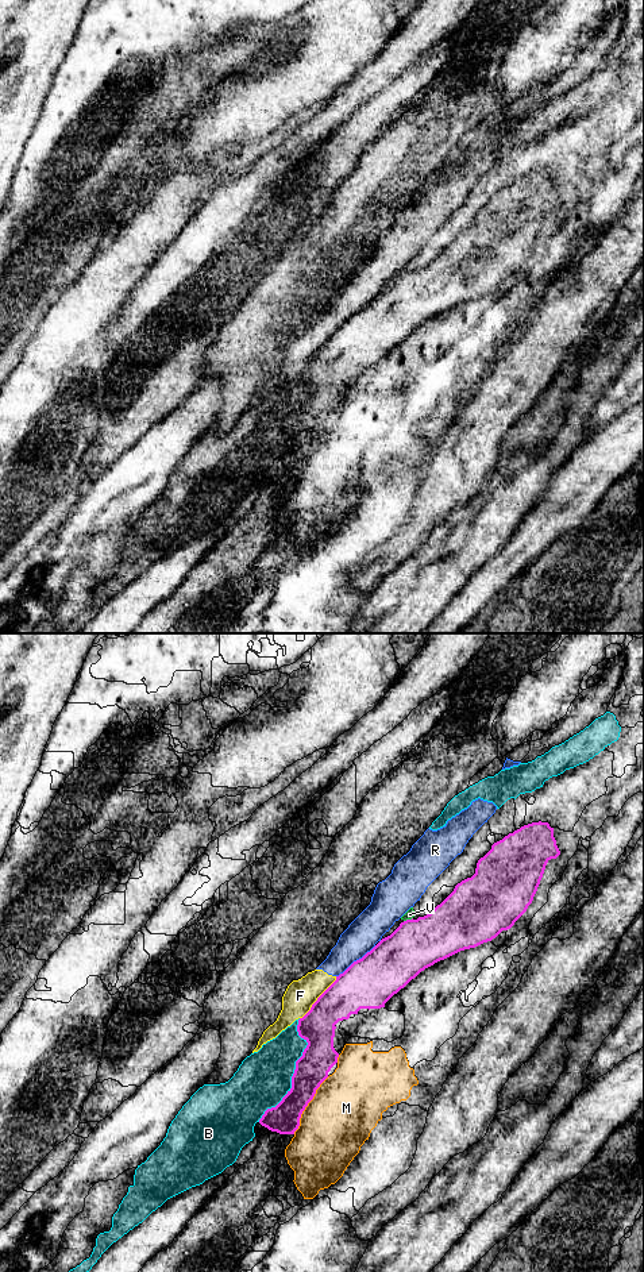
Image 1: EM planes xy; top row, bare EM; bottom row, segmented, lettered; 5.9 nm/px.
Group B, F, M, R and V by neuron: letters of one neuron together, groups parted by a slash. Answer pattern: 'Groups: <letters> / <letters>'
Groups: B / F R / M / V

